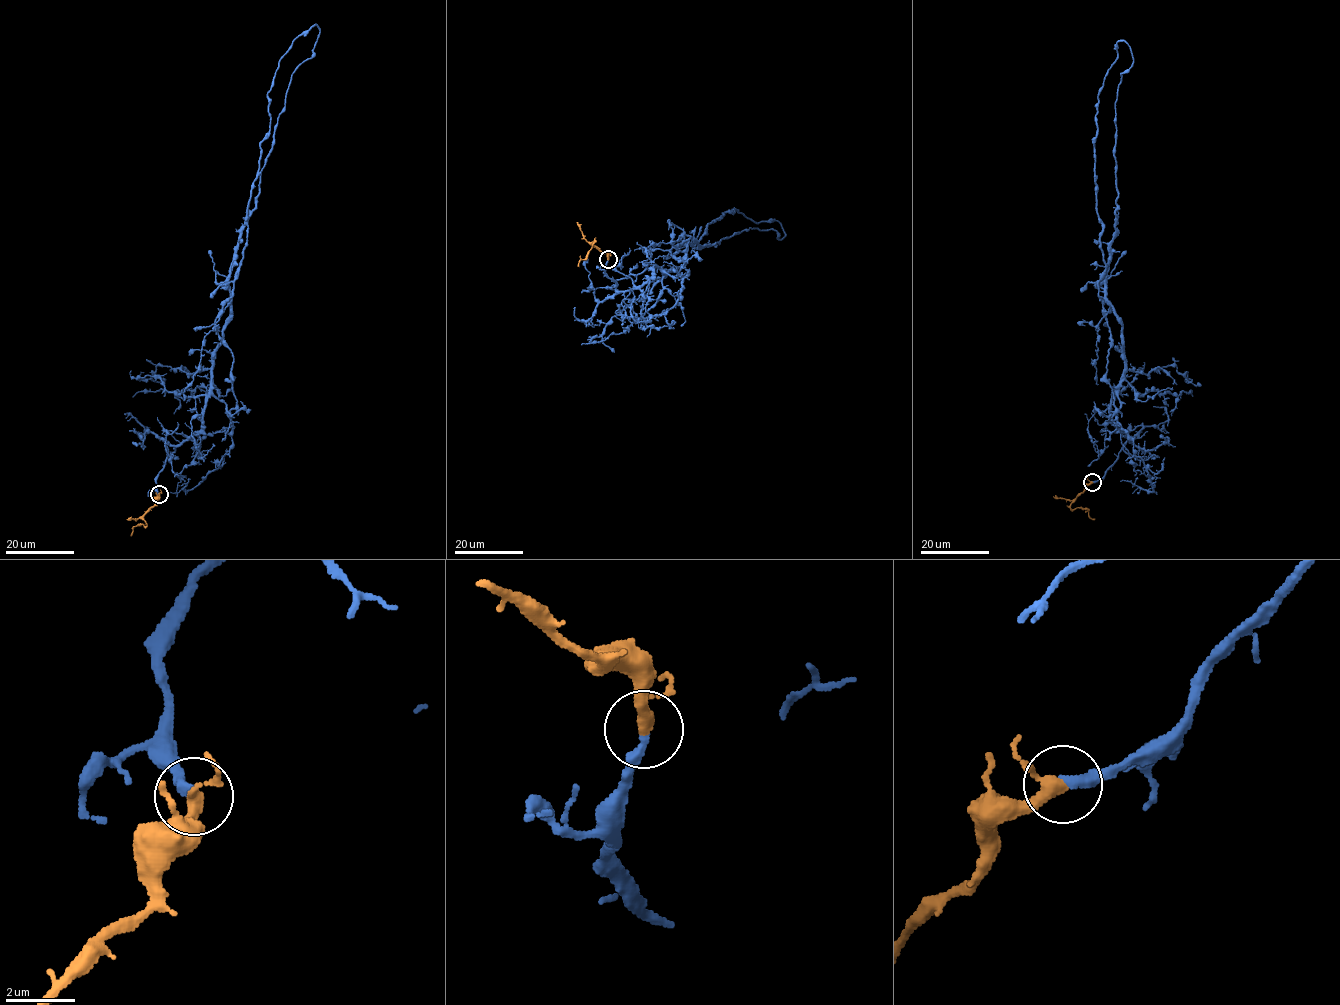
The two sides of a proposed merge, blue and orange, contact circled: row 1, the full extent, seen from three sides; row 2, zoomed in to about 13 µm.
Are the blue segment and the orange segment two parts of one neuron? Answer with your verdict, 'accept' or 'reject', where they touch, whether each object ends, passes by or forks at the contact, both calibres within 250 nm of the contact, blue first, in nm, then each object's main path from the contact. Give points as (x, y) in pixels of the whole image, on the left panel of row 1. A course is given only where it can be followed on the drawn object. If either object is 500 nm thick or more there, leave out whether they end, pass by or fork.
accept; at (159, 494); blue ends there; orange passes by; 280 nm thick on the blue side, 320 nm on the other; blue runs (159, 493), (166, 445), (201, 429), (269, 130), (268, 91), (278, 62), (314, 24); orange runs (159, 494), (143, 517), (145, 526), (138, 524), (131, 535)

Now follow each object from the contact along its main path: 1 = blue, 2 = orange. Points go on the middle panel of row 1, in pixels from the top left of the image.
1: (608, 259), (605, 274), (629, 291), (654, 267), (676, 270), (691, 236), (722, 213), (780, 224)
2: (608, 259), (592, 244), (595, 241), (578, 266)

